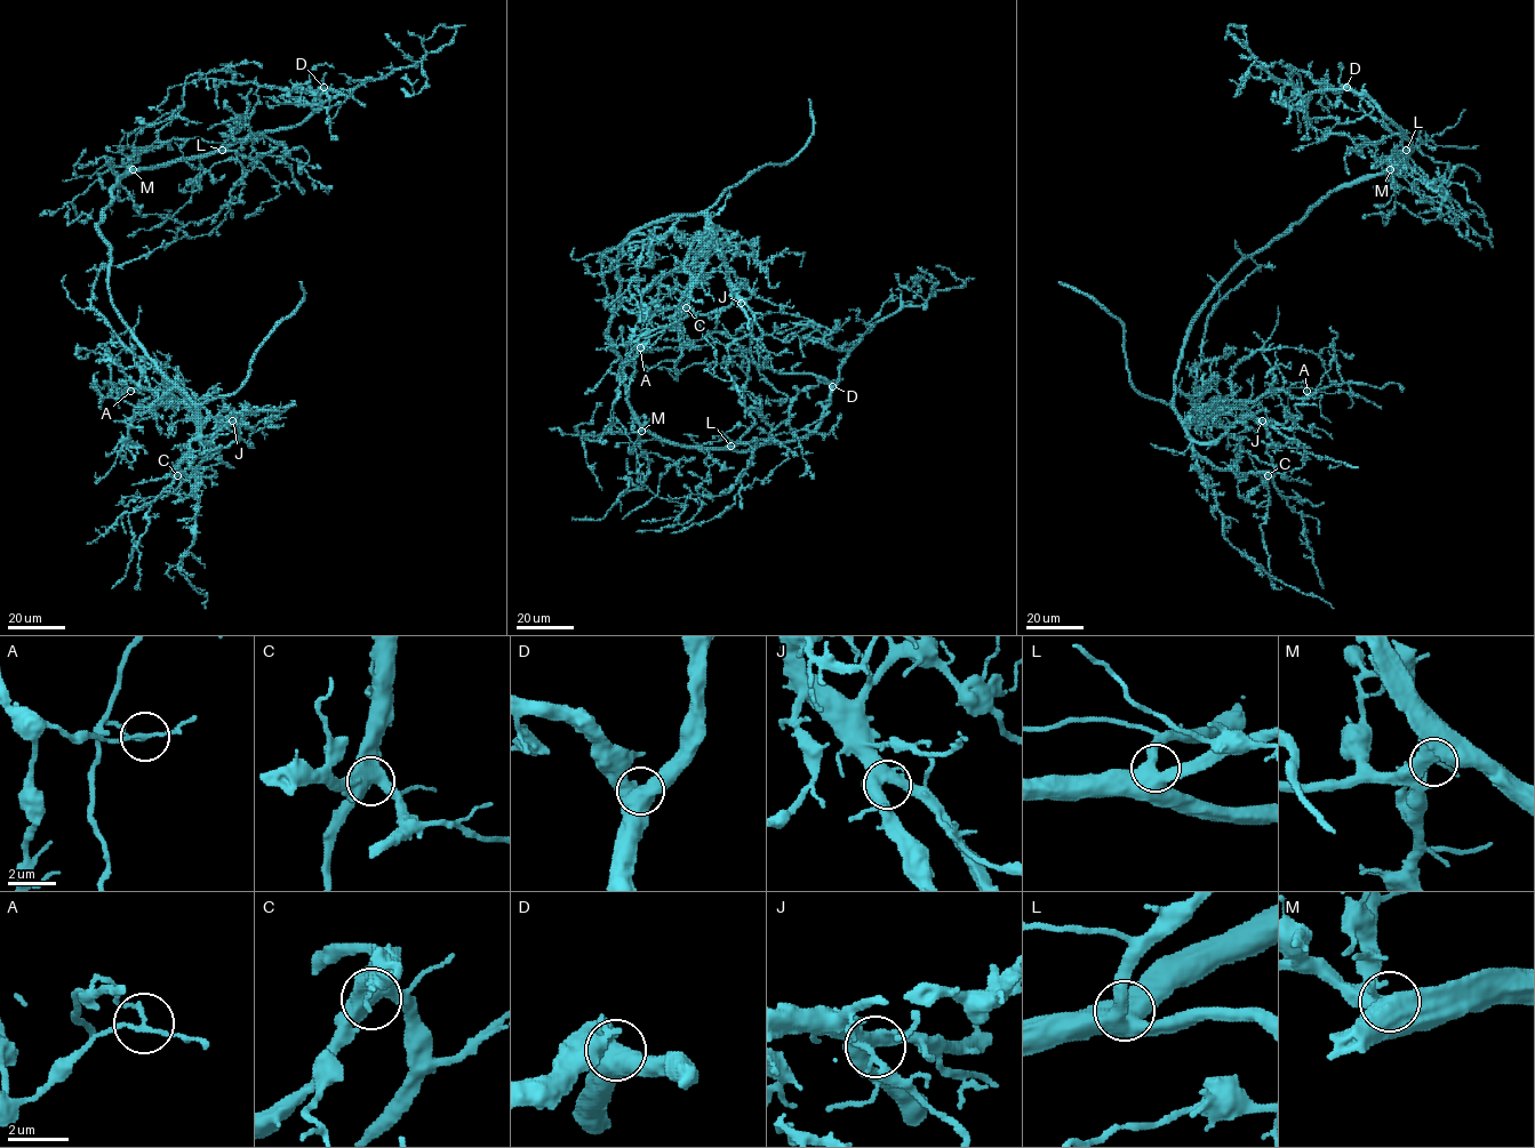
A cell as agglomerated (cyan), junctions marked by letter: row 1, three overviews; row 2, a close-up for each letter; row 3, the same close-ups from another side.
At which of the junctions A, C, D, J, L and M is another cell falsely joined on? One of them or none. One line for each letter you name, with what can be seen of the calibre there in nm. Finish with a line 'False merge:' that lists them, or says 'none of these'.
A: 130 nm thick
False merge: A

